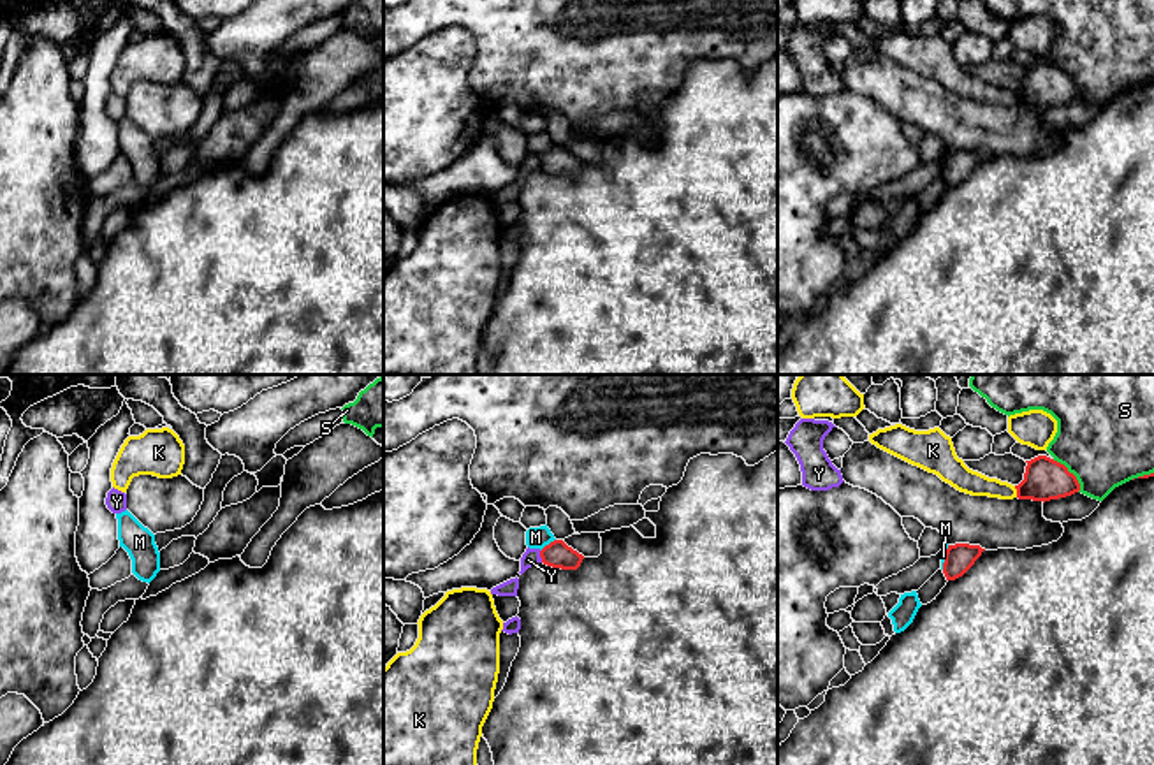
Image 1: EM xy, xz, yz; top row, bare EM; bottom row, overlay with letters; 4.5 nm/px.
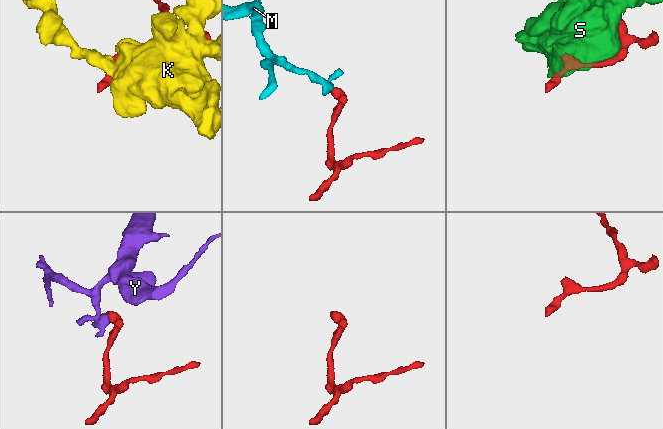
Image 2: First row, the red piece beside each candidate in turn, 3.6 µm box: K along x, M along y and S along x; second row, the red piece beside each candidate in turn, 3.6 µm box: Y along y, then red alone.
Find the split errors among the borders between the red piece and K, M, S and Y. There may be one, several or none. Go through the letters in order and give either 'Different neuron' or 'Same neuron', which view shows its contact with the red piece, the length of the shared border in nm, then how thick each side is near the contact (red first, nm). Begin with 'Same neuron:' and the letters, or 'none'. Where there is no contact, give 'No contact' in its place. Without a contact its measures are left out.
Same neuron: none
K: Different neuron. Touches red in yz. Shared border 60 nm. Thickness 190 nm (red) against 110 nm
M: Different neuron. Touches red in xz. Shared border 90 nm. Thickness 120 nm (red) against 100 nm
S: Different neuron. Touches red in yz. Shared border 200 nm. Thickness 190 nm (red) against 440 nm
Y: Different neuron. Touches red in xz. Shared border 60 nm. Thickness 120 nm (red) against 80 nm

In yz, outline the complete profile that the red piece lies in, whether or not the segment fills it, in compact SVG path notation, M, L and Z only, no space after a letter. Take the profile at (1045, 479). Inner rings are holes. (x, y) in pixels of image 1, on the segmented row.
M1038 455L1026 463L1024 480L1015 485L1019 499L1045 503L1080 491L1077 477L1064 464L1047 455Z

